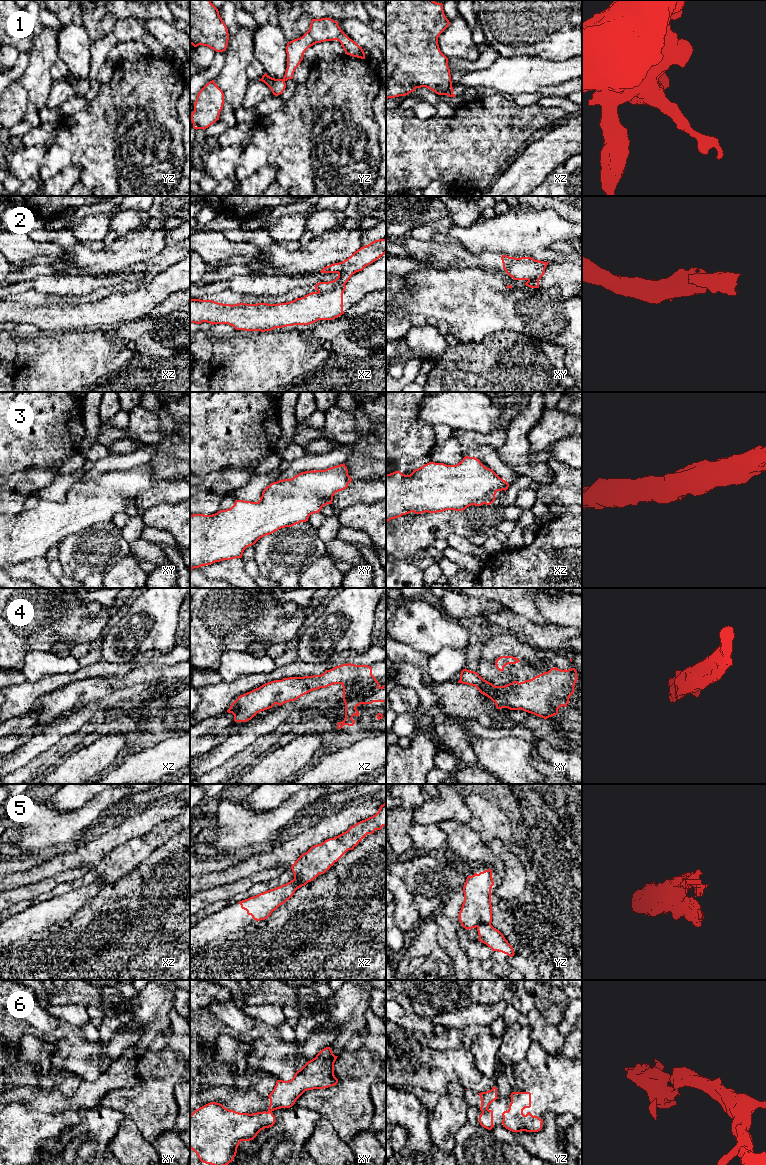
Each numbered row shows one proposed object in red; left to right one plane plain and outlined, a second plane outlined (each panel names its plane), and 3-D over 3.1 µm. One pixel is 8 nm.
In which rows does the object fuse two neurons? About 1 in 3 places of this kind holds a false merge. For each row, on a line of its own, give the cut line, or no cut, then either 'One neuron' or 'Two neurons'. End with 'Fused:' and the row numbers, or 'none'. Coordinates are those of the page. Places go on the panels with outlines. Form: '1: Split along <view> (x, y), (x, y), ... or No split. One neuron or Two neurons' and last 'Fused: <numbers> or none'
1: Split along yz (282, 79), (284, 81). Two neurons
2: Split along xz (344, 283), (318, 291). Two neurons
3: Split along xz (496, 490), (493, 490), (483, 498), (475, 499), (469, 505). Two neurons
4: No split. One neuron
5: Split along yz (490, 923), (481, 923), (477, 927). Two neurons
6: Split along yz (488, 1109), (482, 1112). Two neurons
Fused: 1, 2, 3, 5, 6

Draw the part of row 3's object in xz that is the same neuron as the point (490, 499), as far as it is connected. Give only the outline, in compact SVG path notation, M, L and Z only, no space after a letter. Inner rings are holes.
M493 491L489 494L488 497L484 498L484 499L481 499L481 500L475 500L474 502L472 502L470 504L471 505L475 505L475 506L481 506L483 504L486 504L486 505L490 505L492 504L494 501L495 501L495 495L496 495L496 492L497 491Z

